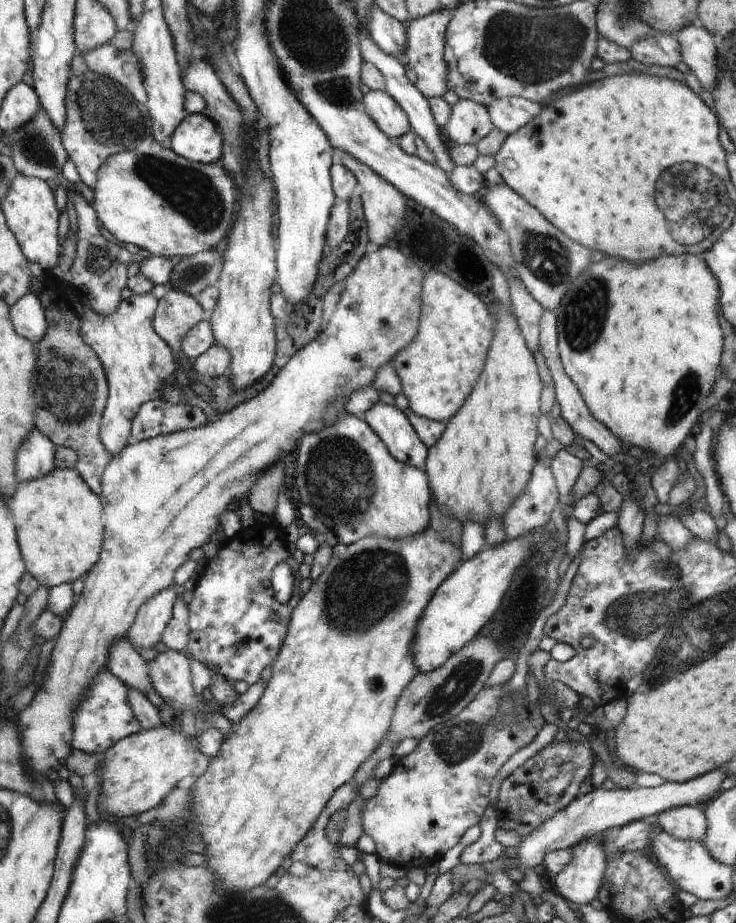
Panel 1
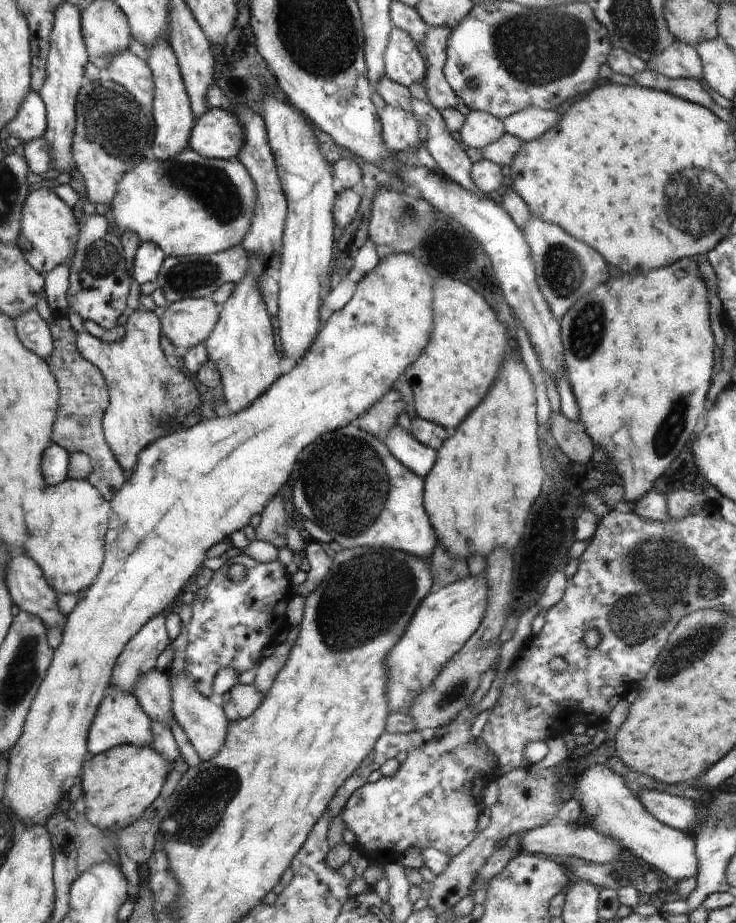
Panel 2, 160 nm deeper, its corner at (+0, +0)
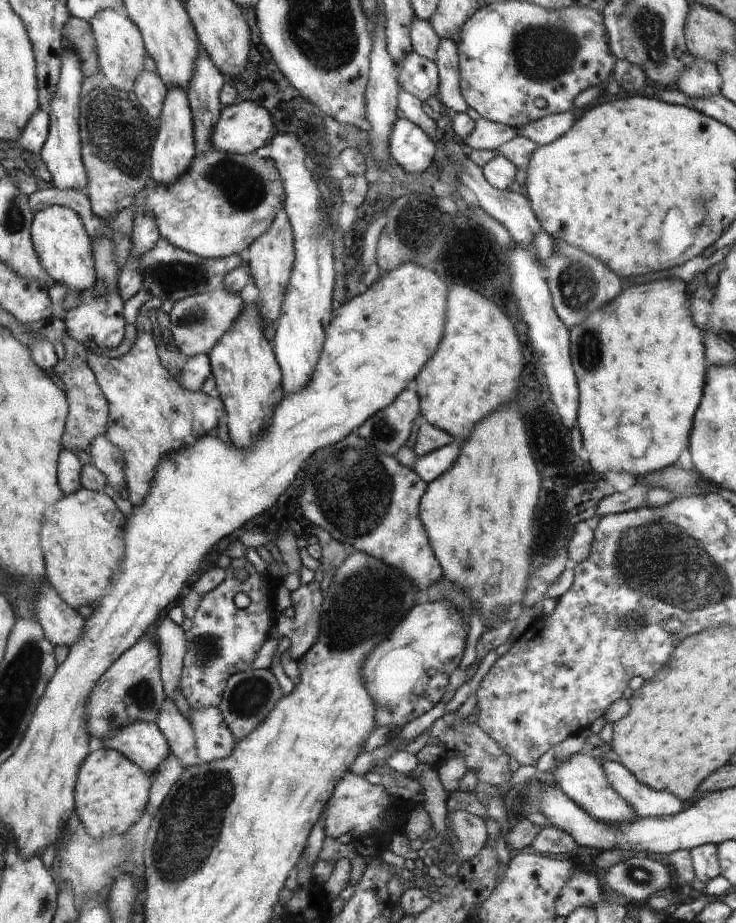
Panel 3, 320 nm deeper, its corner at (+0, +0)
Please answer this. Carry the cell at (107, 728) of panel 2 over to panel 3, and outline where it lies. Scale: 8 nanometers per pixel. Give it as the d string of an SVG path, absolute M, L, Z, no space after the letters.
M144 721L135 722L119 730L114 737L102 741L104 748L116 749L123 755L127 755L133 763L136 763L143 771L149 775L155 776L160 765L172 754L171 747L163 731L159 729L156 723L147 723Z

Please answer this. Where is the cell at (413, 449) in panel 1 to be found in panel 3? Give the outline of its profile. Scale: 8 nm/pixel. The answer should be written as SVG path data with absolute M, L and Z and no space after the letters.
M450 443L429 452L425 457L417 458L413 470L427 483L432 482L442 476L456 462L458 454L460 454L460 445Z

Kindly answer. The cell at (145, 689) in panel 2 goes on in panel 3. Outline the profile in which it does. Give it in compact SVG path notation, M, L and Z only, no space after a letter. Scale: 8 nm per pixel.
M166 696L159 718L155 723L165 734L172 754L184 769L202 764L203 760L197 755L191 724L180 713L174 700Z

